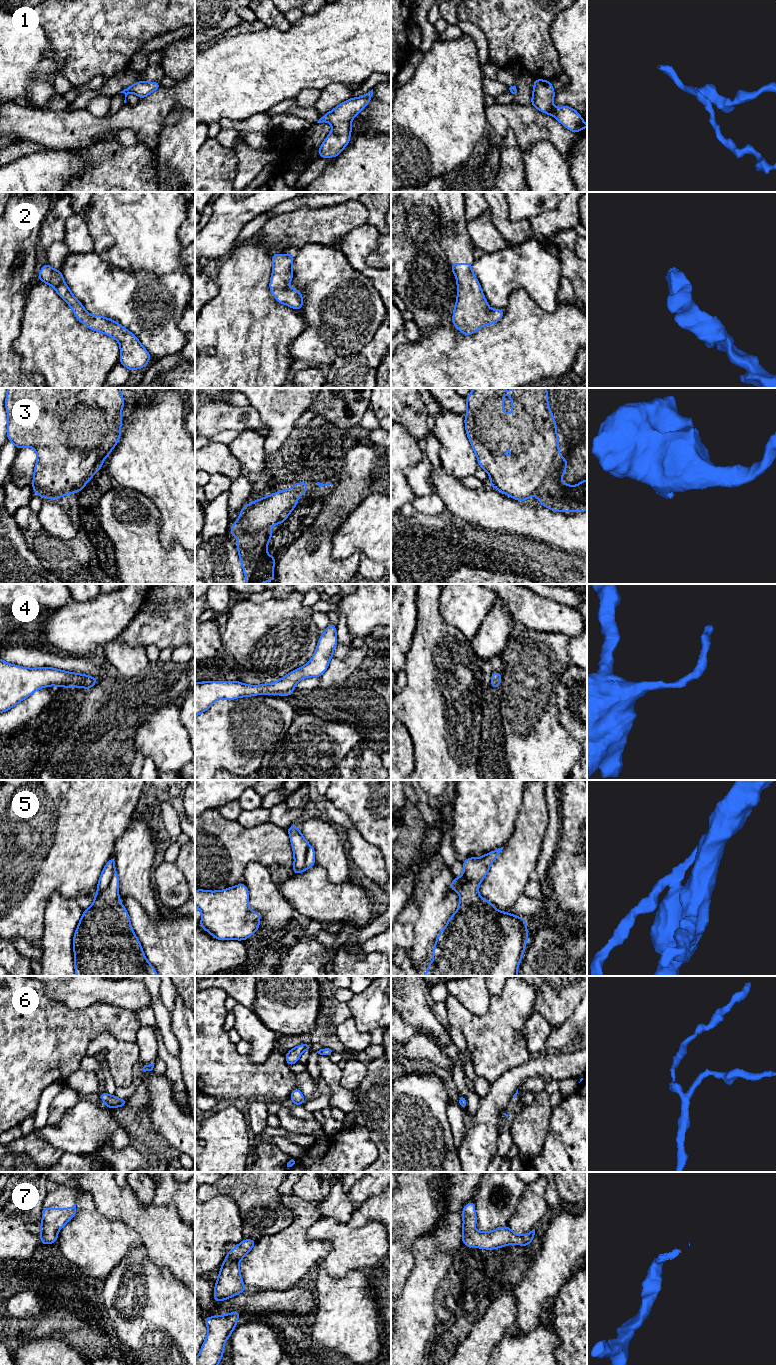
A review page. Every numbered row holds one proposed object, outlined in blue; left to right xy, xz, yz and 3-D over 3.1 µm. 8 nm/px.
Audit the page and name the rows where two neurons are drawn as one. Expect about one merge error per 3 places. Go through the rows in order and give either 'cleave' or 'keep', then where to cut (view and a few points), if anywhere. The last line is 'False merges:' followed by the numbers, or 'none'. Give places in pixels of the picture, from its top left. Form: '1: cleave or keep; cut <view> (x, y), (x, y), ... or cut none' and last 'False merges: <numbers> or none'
1: keep; cut none
2: keep; cut none
3: cleave; cut xy (84, 485), (59, 492), (47, 492), (37, 486), (33, 488)
4: keep; cut none
5: cleave; cut xy (114, 871), (109, 884), (104, 889), (98, 891)
6: keep; cut none
7: keep; cut none
False merges: 3, 5

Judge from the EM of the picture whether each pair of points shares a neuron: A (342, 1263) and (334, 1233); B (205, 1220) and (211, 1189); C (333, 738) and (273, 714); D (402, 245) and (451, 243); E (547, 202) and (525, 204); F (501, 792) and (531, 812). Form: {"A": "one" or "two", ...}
{"A": "one", "B": "two", "C": "two", "D": "two", "E": "one", "F": "two"}

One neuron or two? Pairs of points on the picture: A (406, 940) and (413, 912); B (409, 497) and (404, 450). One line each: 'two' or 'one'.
A: one
B: one

